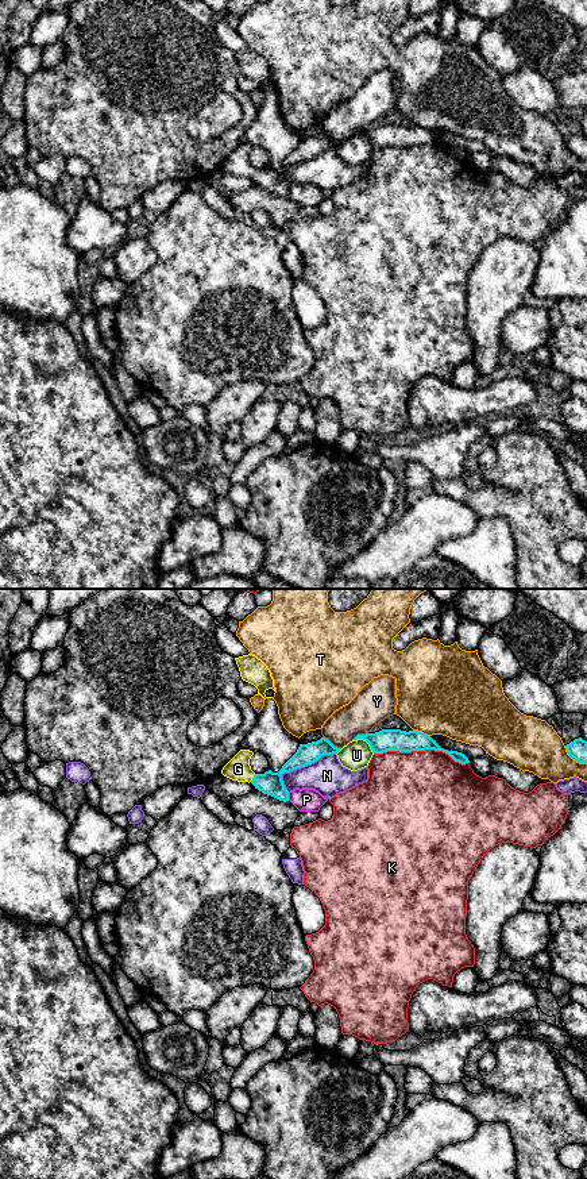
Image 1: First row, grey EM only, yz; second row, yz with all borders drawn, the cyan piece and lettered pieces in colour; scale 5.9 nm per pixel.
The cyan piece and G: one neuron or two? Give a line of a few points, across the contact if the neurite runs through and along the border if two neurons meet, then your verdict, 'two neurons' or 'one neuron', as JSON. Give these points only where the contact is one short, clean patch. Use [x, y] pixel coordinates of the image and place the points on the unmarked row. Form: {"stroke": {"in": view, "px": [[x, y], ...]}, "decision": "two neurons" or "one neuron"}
{"stroke": {"in": "yz", "px": [[270, 178], [253, 173], [238, 164]]}, "decision": "one neuron"}

